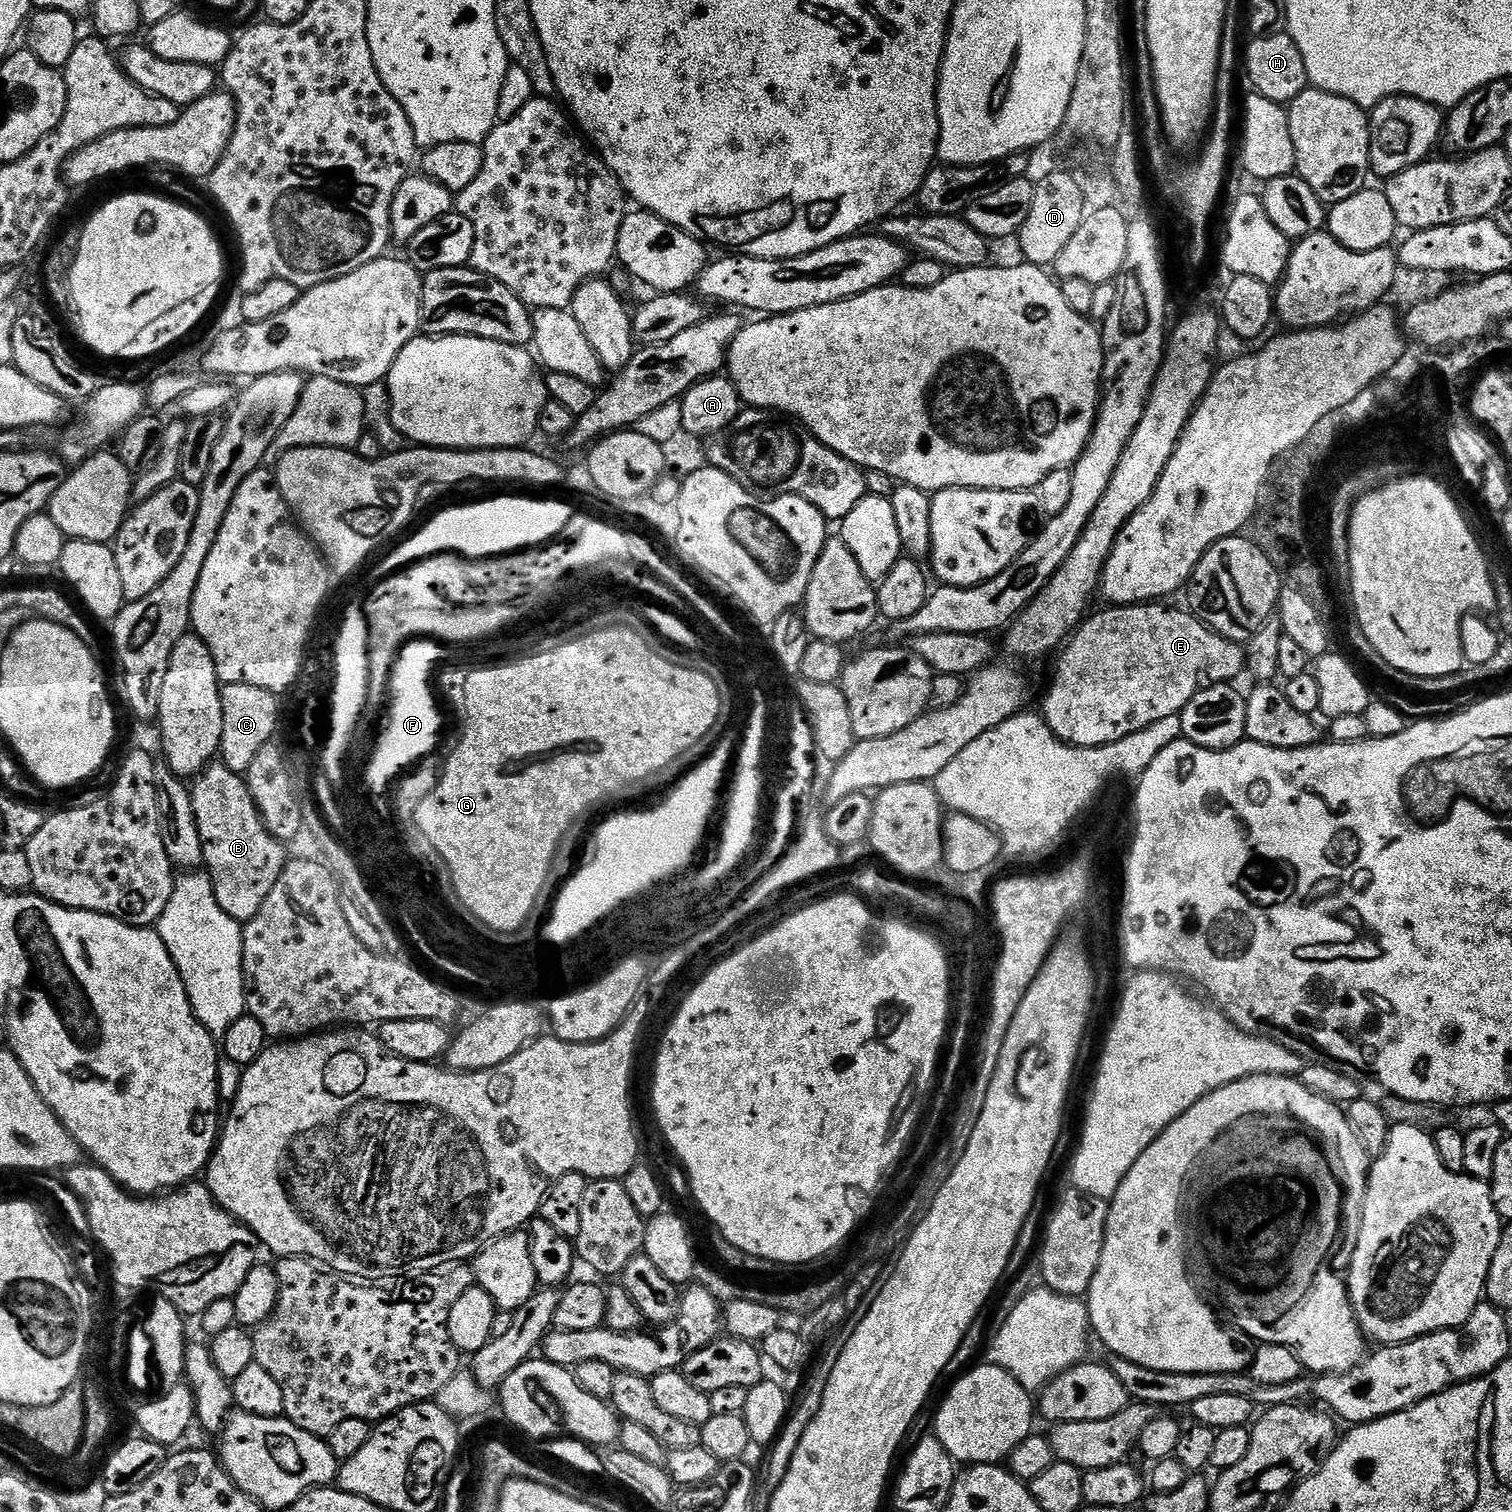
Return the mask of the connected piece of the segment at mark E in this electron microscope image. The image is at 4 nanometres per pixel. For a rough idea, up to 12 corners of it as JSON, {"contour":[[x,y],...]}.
{"contour":[[1160,602],[1089,615],[1042,719],[1116,744],[1235,681],[1244,648]]}

